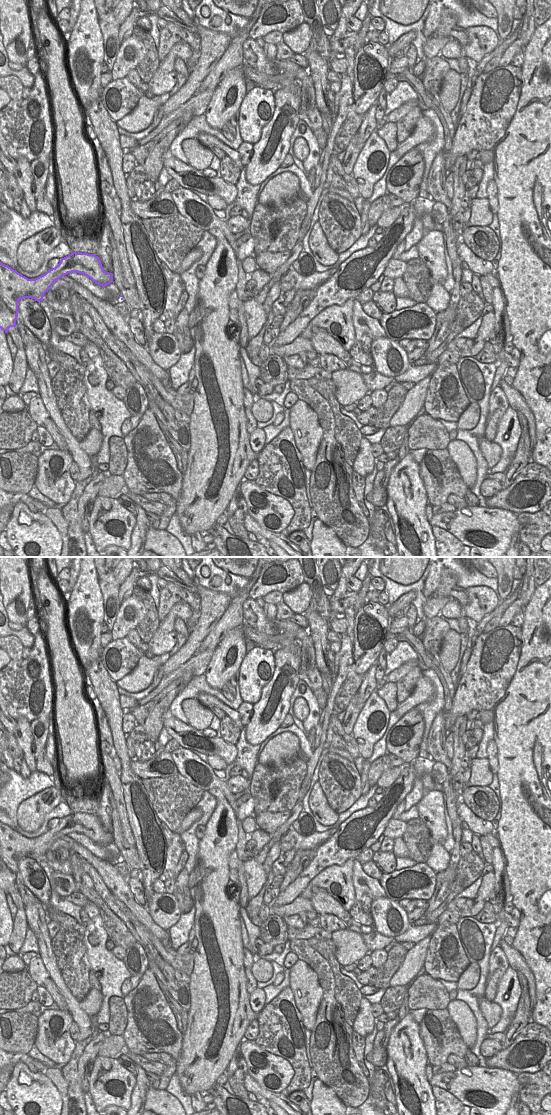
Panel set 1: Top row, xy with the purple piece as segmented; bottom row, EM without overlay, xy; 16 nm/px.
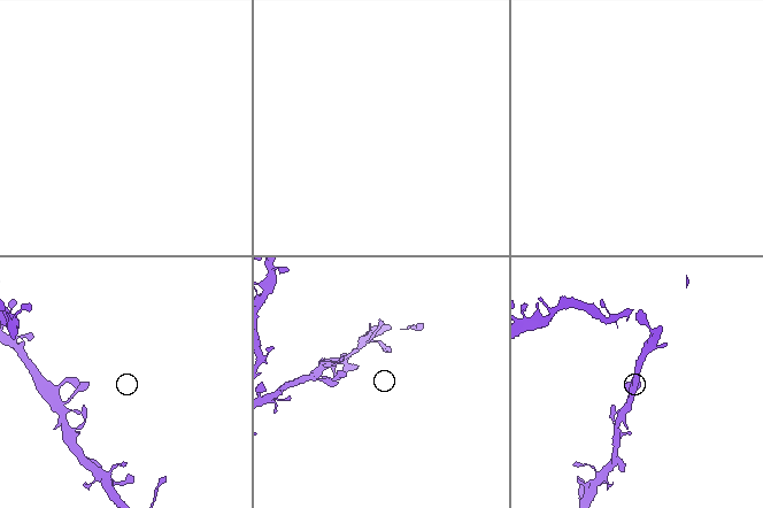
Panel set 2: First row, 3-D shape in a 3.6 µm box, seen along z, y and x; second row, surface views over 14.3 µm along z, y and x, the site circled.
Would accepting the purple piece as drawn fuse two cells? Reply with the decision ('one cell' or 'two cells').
one cell

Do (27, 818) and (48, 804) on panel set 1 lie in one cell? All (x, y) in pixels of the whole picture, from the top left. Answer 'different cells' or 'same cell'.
same cell

